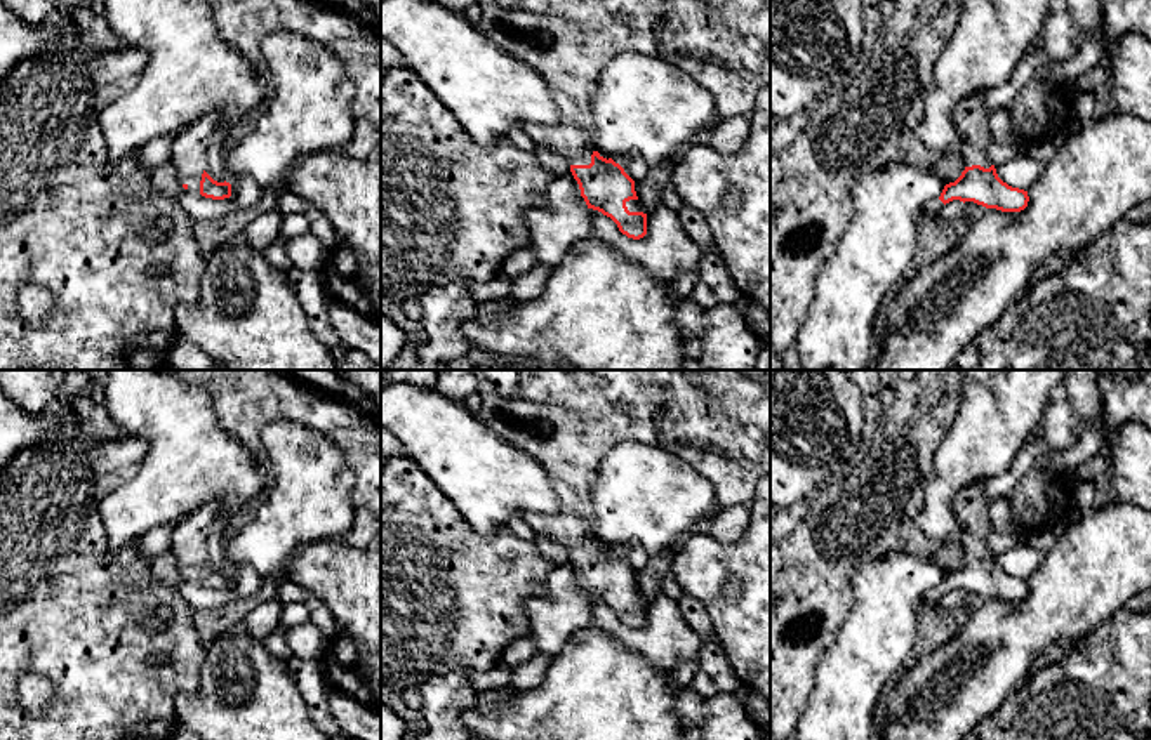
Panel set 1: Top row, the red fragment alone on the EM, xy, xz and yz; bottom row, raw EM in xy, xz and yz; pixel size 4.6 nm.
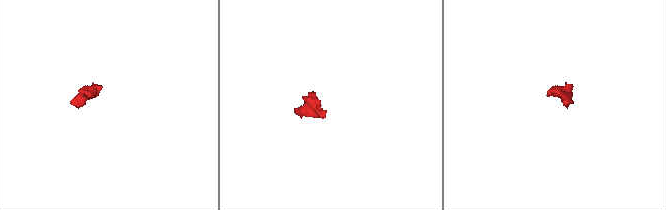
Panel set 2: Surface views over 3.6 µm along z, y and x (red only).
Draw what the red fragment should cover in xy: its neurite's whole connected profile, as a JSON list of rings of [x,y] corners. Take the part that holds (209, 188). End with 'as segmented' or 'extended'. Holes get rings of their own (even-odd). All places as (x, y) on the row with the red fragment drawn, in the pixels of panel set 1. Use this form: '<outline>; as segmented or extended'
[[[207,113],[174,137],[174,151],[169,158],[177,168],[177,179],[184,189],[212,200],[231,196],[230,182],[217,182],[205,172],[205,153],[214,129],[219,125],[217,113]]]; extended

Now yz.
[[[984,94],[968,96],[958,104],[953,125],[965,170],[955,182],[944,186],[939,198],[925,205],[921,215],[939,215],[941,208],[953,200],[974,202],[1001,212],[1021,212],[1028,207],[1028,191],[1003,182],[989,160],[989,115]]]; extended

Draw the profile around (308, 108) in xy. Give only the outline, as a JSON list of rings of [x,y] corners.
[[[273,33],[261,42],[268,92],[250,123],[233,139],[224,155],[226,182],[250,175],[261,188],[283,184],[304,158],[343,151],[355,132],[355,85],[343,61],[316,38],[303,33]]]

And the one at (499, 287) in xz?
[[[499,274],[487,281],[466,281],[466,288],[473,306],[476,306],[501,299],[508,301],[511,294],[511,281]]]

